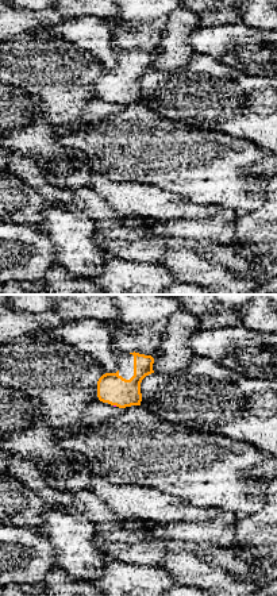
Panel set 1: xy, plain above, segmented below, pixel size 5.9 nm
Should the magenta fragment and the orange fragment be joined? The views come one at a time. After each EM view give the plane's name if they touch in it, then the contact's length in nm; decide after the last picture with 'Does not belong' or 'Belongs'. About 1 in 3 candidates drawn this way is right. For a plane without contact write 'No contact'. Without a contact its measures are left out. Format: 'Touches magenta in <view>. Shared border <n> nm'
No contact

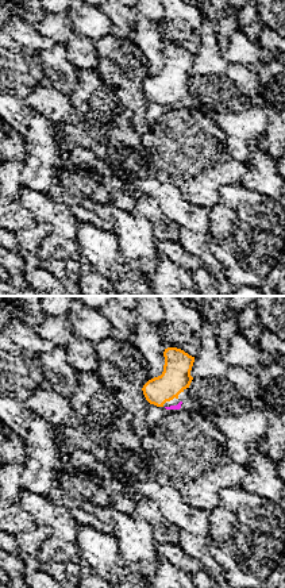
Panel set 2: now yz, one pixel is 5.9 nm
No contact

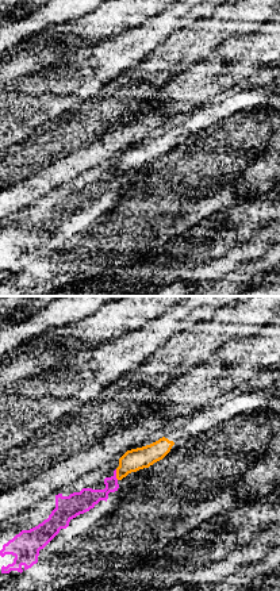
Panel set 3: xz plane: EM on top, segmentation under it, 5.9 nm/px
Touches magenta in xz. Shared border 70 nm

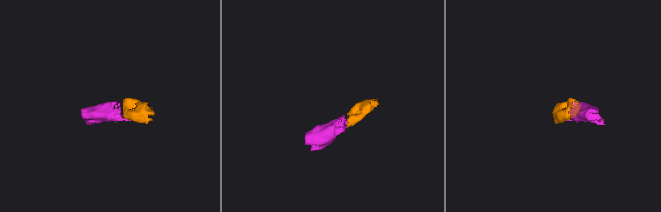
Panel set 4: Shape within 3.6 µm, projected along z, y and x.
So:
Belongs

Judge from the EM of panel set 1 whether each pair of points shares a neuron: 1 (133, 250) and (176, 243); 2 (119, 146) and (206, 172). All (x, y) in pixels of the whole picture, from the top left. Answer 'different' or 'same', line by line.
1: same
2: same

